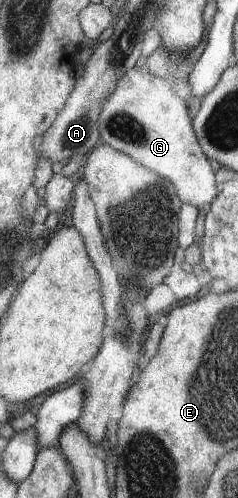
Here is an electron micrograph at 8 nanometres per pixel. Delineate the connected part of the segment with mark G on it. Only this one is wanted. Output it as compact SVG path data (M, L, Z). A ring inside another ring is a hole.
M143 63L124 75L117 89L103 102L97 118L101 143L135 158L147 169L170 179L181 201L198 208L213 204L219 195L217 172L205 153L189 115L189 104L176 94L172 83L152 74Z

